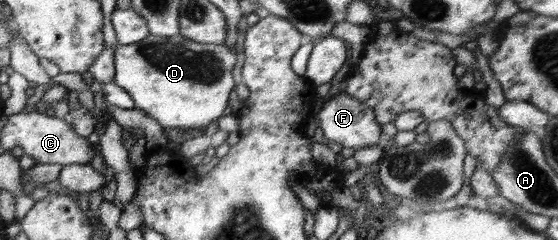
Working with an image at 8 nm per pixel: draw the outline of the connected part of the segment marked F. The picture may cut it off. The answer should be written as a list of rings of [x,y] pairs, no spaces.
[[[345,92],[325,102],[316,121],[328,140],[346,149],[366,149],[380,142],[381,125],[370,107]]]

